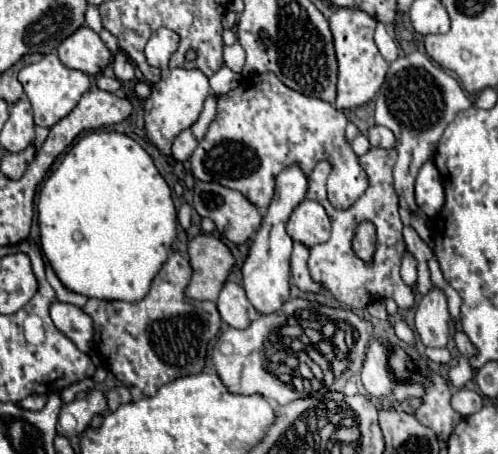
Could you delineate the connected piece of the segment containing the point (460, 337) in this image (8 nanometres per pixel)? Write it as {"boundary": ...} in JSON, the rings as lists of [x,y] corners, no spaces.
{"boundary":[[[464,332],[455,333],[454,340],[461,354],[468,358],[476,355],[476,348],[472,345],[468,336]]]}

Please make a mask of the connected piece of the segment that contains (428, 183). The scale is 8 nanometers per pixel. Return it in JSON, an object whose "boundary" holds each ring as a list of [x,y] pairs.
{"boundary":[[[432,161],[424,163],[416,177],[416,203],[420,211],[428,217],[436,217],[445,201],[444,187],[440,181],[440,173]]]}

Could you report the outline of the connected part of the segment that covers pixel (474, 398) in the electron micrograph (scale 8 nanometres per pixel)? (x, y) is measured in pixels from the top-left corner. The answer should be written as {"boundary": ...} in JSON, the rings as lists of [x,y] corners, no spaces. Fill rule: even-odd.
{"boundary":[[[458,389],[452,395],[452,407],[462,417],[468,417],[468,415],[472,415],[472,413],[476,413],[476,411],[482,409],[482,397],[480,397],[480,393],[470,391],[470,389]]]}

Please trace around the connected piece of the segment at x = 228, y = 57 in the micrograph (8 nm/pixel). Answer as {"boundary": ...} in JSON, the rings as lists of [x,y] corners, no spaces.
{"boundary":[[[234,43],[232,47],[224,47],[224,61],[234,73],[242,71],[244,59],[246,59],[246,55],[244,55],[244,49],[240,47],[240,43]]]}

